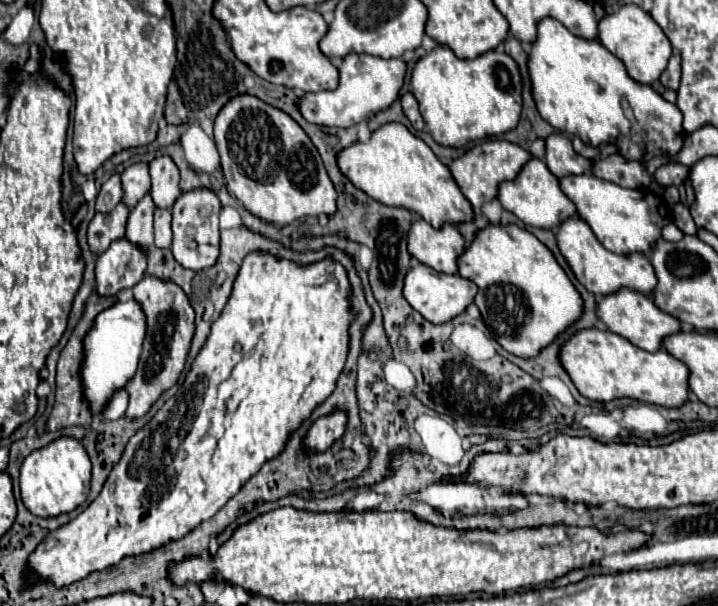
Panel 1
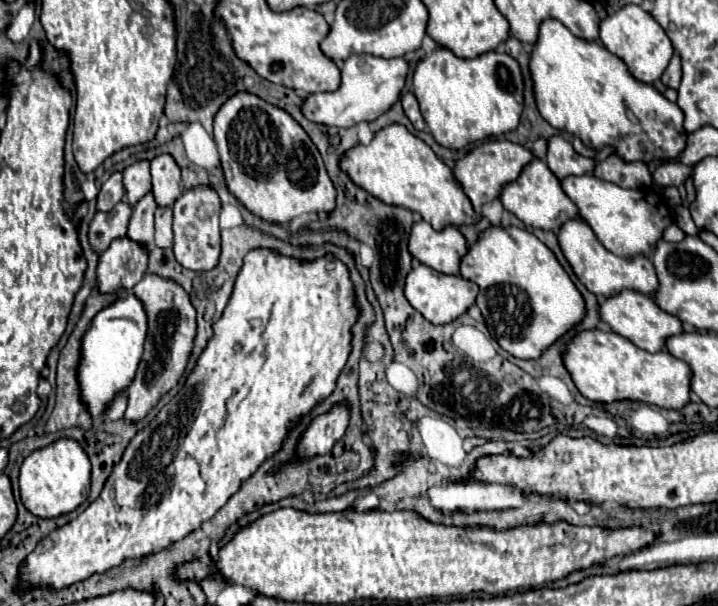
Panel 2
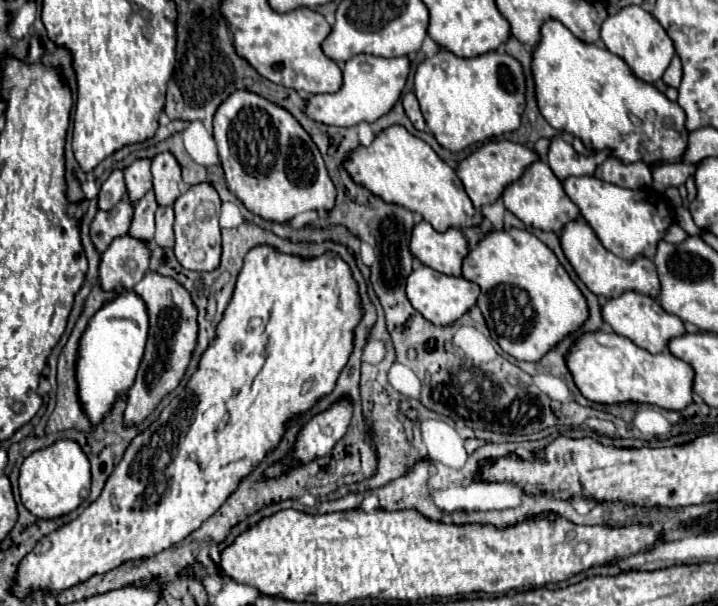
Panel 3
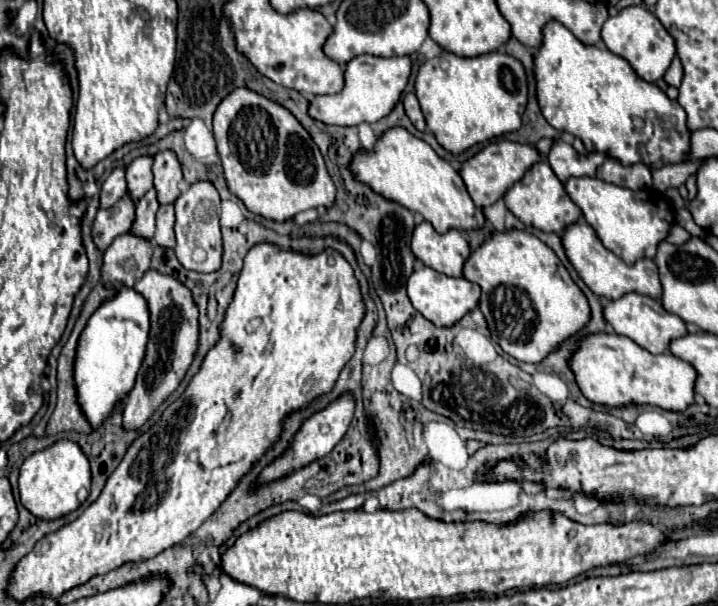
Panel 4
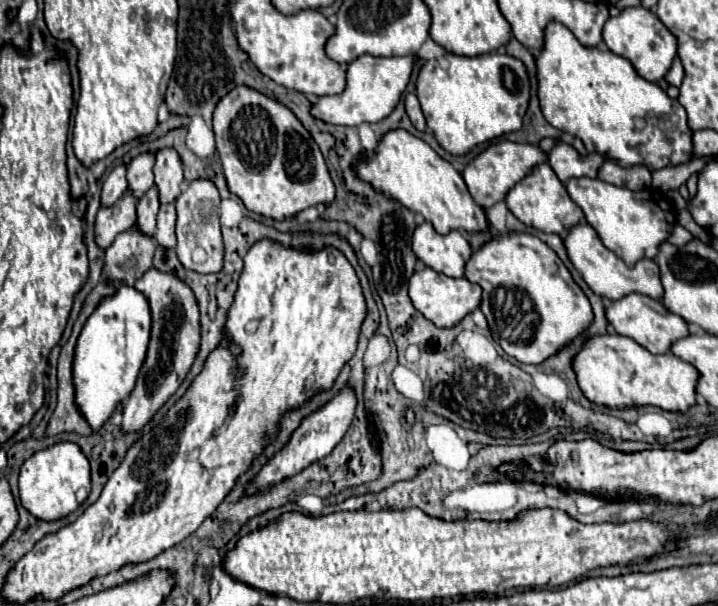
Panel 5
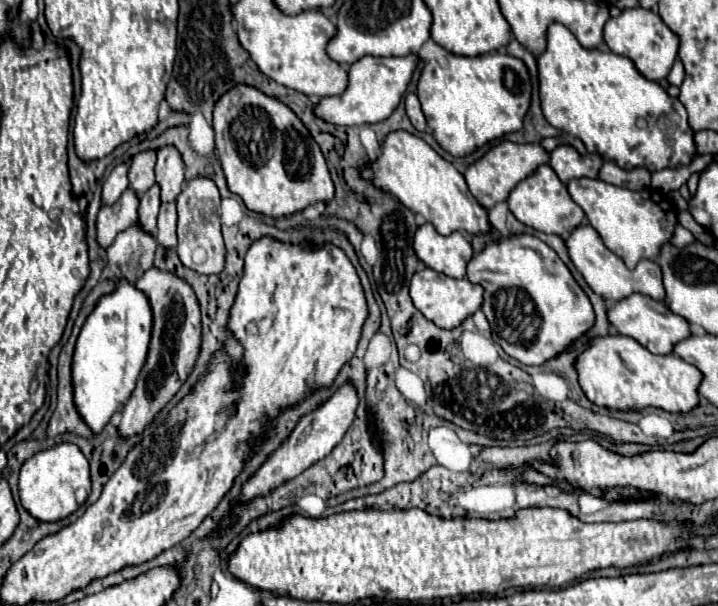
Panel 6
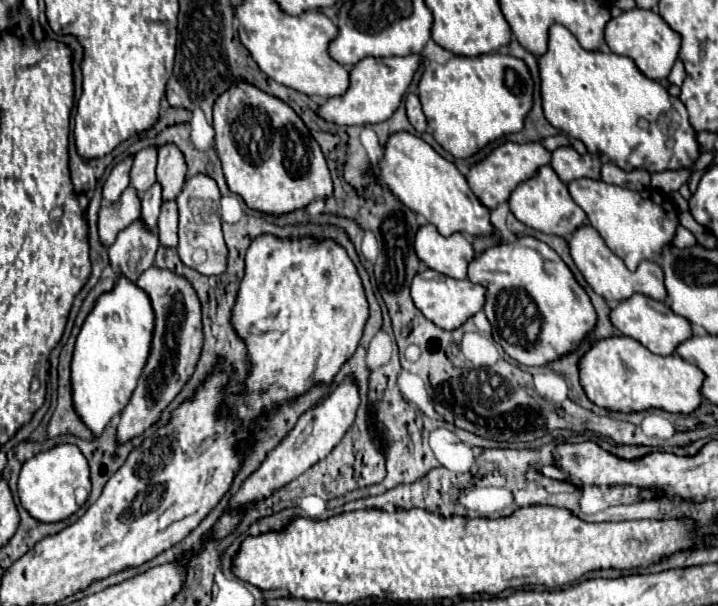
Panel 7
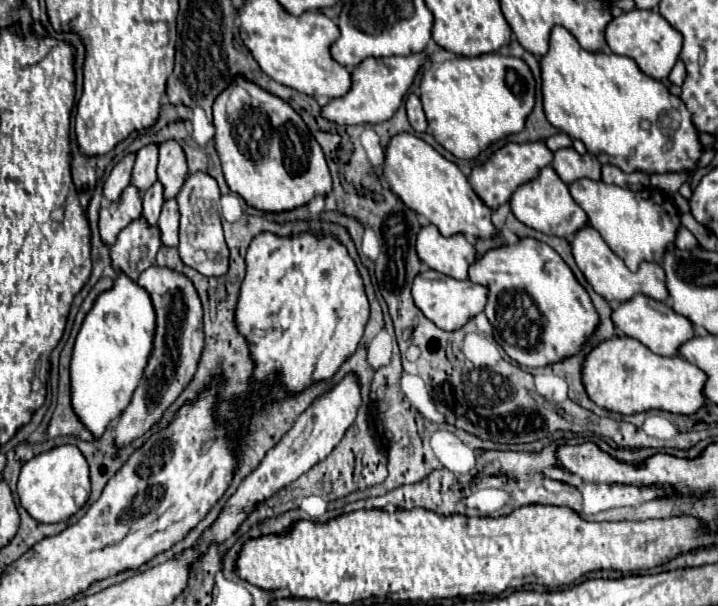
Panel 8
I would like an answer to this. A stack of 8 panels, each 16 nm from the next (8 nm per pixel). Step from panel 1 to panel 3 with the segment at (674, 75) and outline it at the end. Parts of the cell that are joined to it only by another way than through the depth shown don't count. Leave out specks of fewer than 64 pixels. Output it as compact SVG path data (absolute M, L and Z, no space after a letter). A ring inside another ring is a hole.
M678 56L672 58L672 62L670 62L666 74L662 76L662 80L664 80L668 86L674 86L674 88L680 86L680 80L682 80L682 64L680 64L680 58L678 58Z

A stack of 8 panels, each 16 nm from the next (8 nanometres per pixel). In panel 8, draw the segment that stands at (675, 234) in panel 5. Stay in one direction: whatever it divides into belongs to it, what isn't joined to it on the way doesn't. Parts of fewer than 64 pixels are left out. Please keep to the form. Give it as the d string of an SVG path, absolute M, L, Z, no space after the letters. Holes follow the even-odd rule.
M680 228L678 230L678 236L676 236L676 248L688 250L688 248L700 248L700 244L698 244L698 240L694 238L694 234L690 230Z

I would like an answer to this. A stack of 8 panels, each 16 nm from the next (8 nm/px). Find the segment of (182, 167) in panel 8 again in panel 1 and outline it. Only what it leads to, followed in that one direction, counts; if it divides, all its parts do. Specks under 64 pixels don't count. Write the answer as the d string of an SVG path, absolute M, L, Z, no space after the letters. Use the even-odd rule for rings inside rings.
M160 156L150 162L152 176L152 198L158 208L170 208L180 192L180 170L170 156Z

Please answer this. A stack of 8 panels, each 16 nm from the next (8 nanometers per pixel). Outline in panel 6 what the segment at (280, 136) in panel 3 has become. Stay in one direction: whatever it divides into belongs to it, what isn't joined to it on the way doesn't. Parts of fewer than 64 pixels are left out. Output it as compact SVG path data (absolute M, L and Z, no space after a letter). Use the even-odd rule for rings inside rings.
M248 84L238 86L244 94L240 104L236 108L230 106L230 92L220 96L214 108L214 132L216 132L216 150L218 158L222 162L222 170L228 182L230 192L238 194L244 204L260 214L280 218L284 214L292 214L298 210L308 208L310 204L318 200L328 200L334 196L334 184L330 178L330 172L326 168L326 160L320 152L320 146L310 136L308 128L302 124L302 120L280 100L272 96L264 96L258 88L252 88Z

